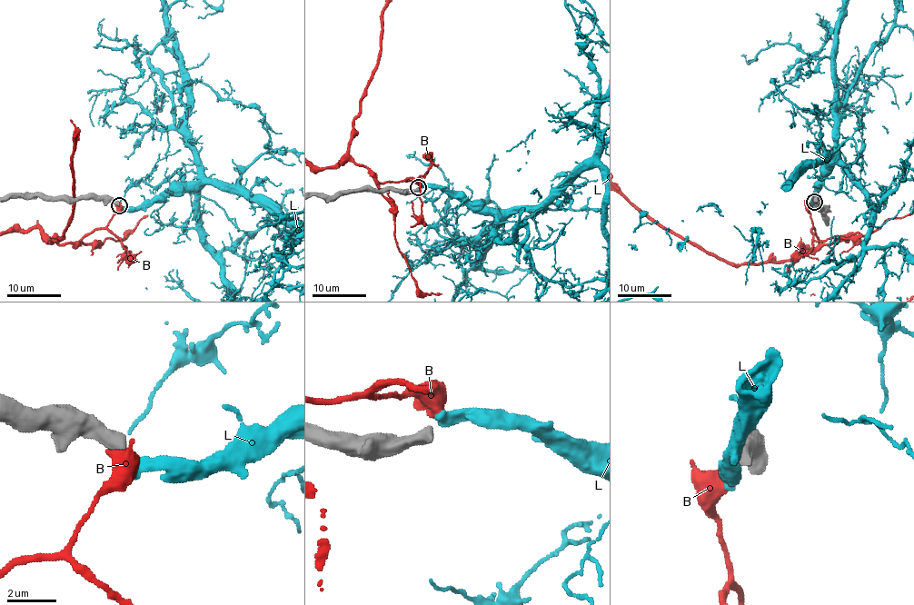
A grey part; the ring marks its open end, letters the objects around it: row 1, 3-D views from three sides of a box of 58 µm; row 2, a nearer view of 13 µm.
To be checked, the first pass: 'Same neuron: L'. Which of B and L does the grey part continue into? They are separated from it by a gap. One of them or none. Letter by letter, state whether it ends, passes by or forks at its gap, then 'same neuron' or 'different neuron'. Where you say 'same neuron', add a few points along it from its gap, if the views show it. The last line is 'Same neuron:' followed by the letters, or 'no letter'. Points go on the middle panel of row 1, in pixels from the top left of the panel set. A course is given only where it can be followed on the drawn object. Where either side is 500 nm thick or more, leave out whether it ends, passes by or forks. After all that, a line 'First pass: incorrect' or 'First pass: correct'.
B: different neuron
L: it ends; same neuron
Same neuron: L
First pass: correct

